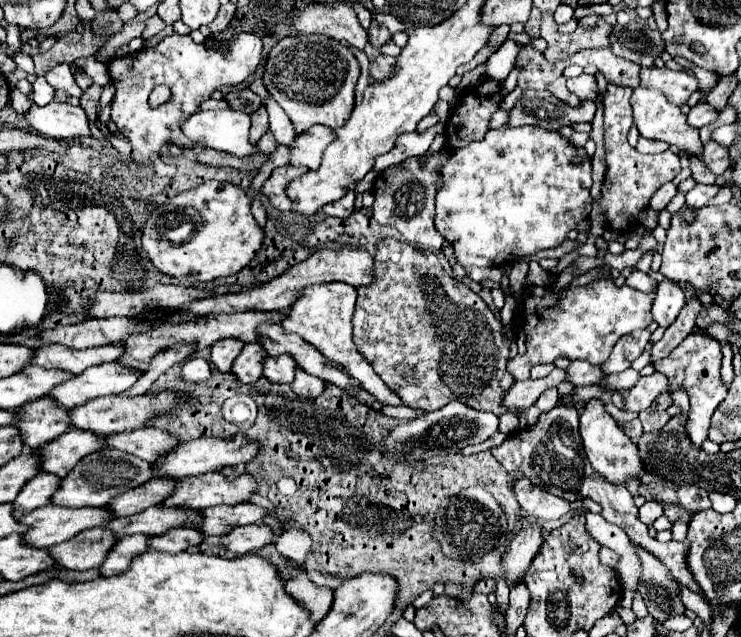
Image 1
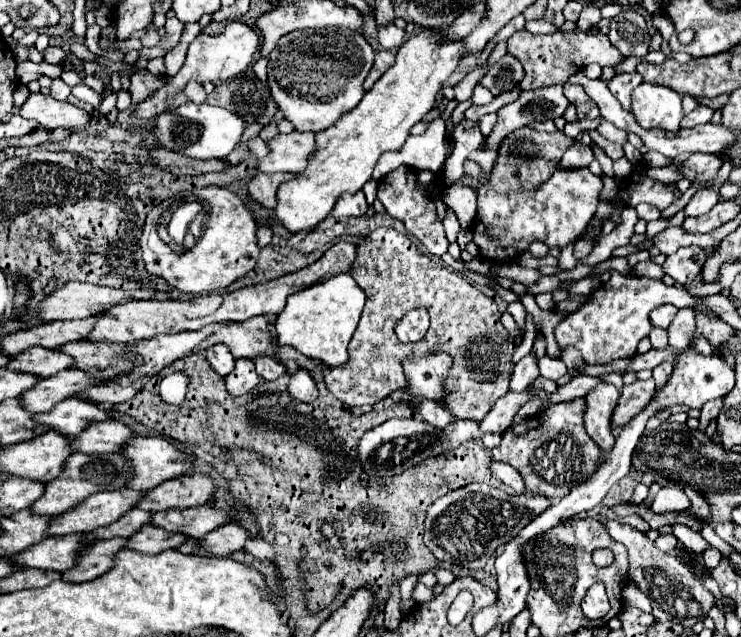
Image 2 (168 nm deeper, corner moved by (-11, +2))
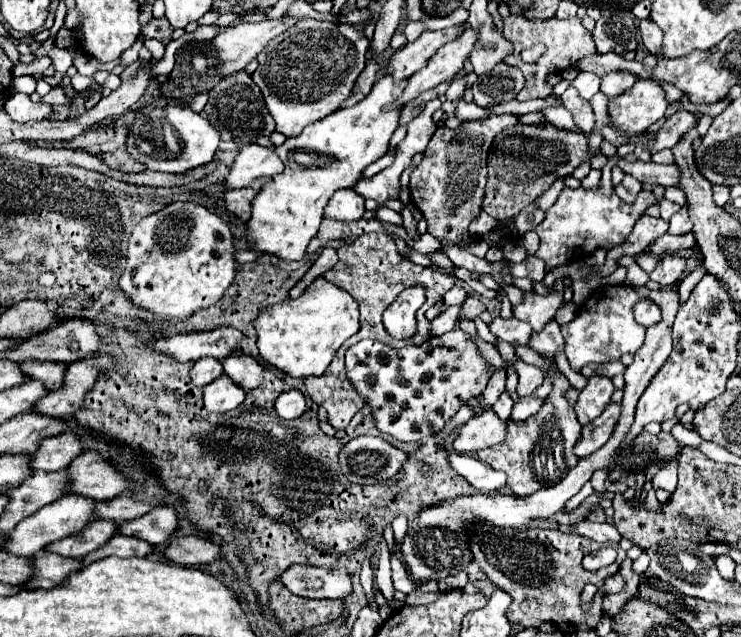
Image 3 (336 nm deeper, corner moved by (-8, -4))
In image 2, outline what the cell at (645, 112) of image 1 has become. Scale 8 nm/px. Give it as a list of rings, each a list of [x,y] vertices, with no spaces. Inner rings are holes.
[[[643,81],[639,87],[635,87],[635,91],[631,95],[631,113],[643,129],[663,127],[665,131],[679,131],[679,121],[683,119],[681,95],[677,91],[671,91],[669,87],[653,85],[653,83]]]

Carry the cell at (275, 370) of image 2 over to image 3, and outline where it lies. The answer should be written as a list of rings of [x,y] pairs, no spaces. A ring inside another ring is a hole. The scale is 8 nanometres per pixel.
[[[234,353],[232,357],[222,361],[224,365],[224,373],[228,377],[232,377],[238,385],[242,385],[246,391],[256,389],[262,381],[264,381],[264,373],[266,367],[260,365],[254,357],[250,355],[242,355],[242,353]]]

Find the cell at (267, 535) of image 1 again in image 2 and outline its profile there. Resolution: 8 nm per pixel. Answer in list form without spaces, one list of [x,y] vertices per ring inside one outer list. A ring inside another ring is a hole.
[[[223,525],[207,533],[203,539],[199,539],[199,547],[211,555],[217,557],[227,557],[235,551],[239,551],[247,543],[249,535],[243,527],[237,525]]]

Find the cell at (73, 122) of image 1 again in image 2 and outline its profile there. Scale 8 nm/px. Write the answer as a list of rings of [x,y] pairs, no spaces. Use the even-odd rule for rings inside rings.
[[[29,93],[19,113],[23,119],[35,119],[45,129],[77,129],[89,125],[91,121],[89,113],[85,113],[83,109],[67,101],[55,101],[51,95],[43,93]]]

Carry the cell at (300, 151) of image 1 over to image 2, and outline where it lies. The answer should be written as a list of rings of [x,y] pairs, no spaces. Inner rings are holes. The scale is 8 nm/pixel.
[[[293,131],[289,135],[275,135],[267,141],[269,153],[263,159],[257,159],[257,173],[277,173],[289,171],[299,173],[307,165],[307,155],[315,147],[315,133]]]

